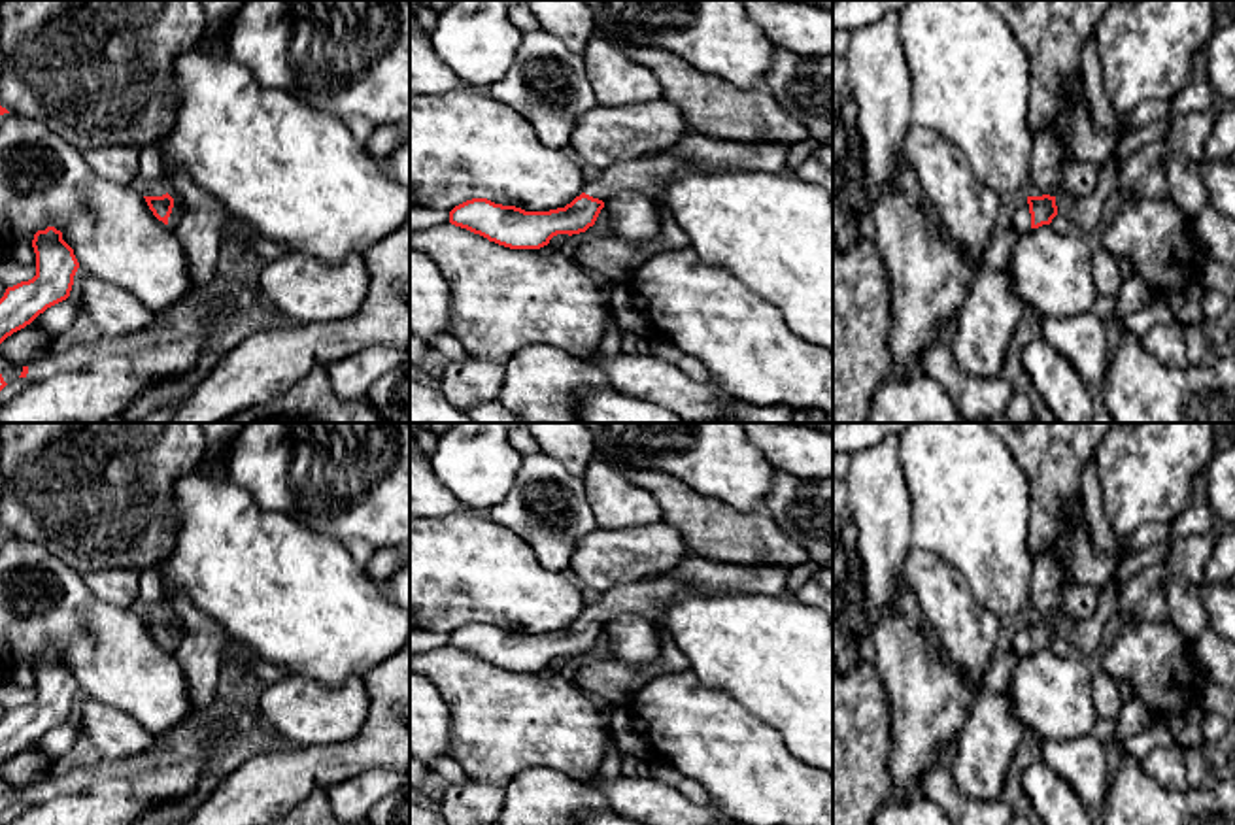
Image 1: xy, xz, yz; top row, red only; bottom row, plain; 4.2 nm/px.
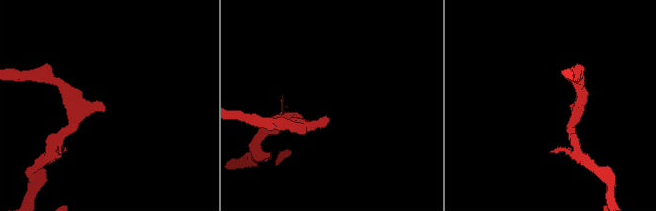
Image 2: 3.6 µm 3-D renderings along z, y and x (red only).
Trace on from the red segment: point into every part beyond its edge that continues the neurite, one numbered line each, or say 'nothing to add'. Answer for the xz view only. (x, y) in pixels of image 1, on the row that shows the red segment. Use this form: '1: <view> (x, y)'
1: xz (695, 150)

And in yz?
1: yz (1016, 216)

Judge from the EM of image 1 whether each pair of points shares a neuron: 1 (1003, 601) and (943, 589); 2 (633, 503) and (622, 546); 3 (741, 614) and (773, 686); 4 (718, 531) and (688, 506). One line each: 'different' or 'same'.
1: different
2: different
3: same
4: same

